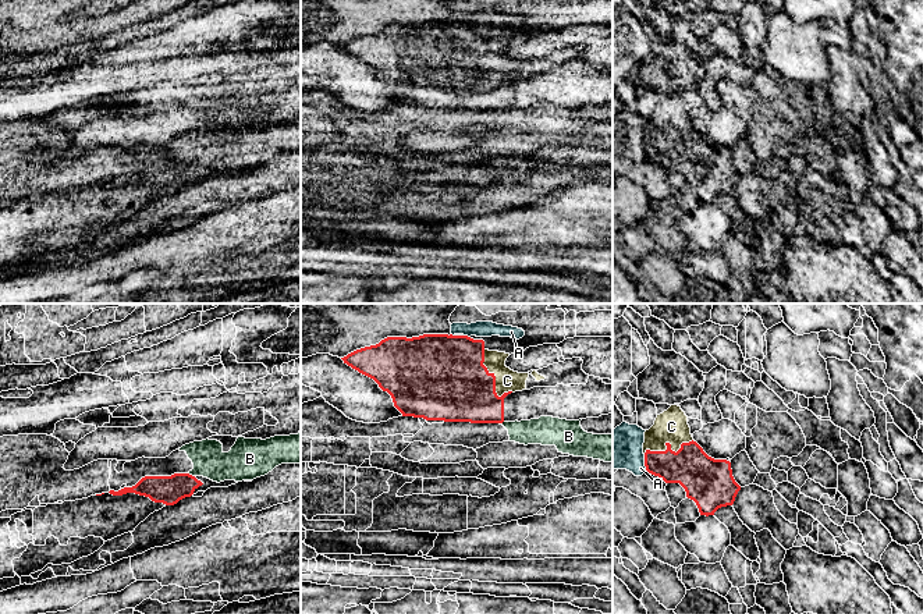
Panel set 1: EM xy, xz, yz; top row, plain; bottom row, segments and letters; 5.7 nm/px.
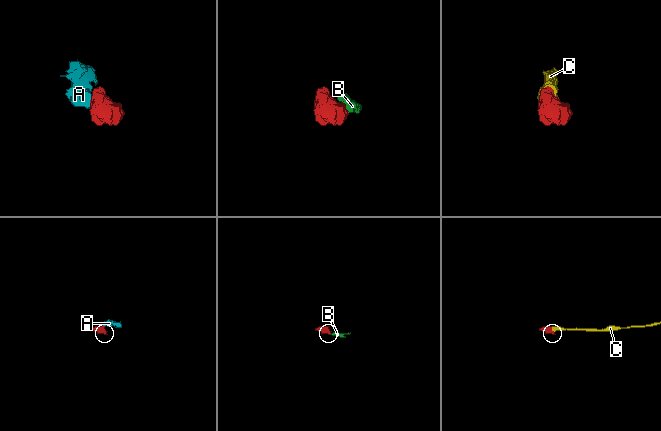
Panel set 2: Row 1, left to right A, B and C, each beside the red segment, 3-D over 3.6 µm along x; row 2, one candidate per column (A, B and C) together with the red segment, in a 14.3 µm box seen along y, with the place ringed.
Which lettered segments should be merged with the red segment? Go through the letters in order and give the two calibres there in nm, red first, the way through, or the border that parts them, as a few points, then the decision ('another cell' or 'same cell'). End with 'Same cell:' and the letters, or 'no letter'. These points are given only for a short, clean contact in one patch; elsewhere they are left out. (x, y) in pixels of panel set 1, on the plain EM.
A: 220 nm thick on the red side, 240 nm on the other; border along yz (643, 142), (646, 159); another cell
B: 160 nm thick on the red side, 190 nm on the other; border along xy (188, 160), (194, 164); another cell
C: 440 nm thick on the red side, 130 nm on the other; another cell
Same cell: no letter

